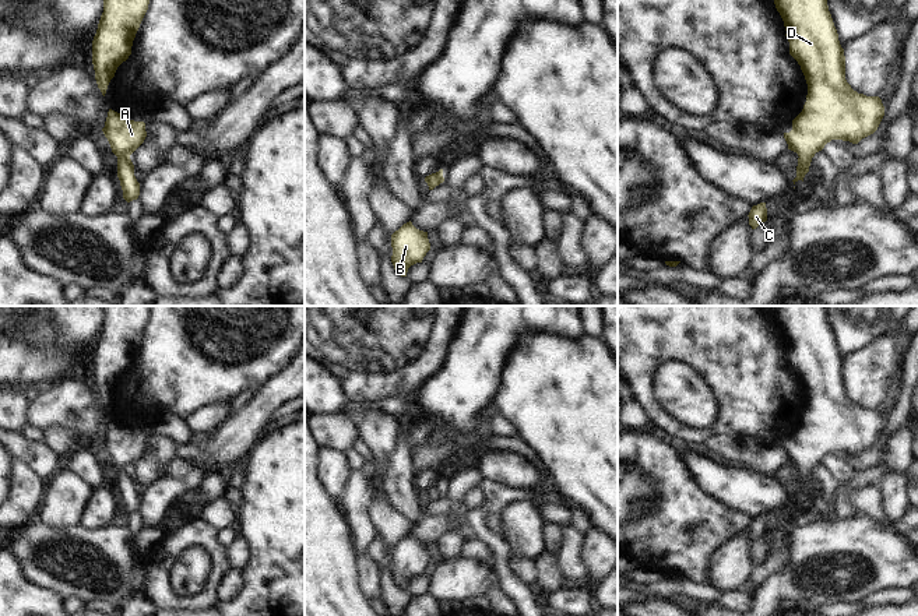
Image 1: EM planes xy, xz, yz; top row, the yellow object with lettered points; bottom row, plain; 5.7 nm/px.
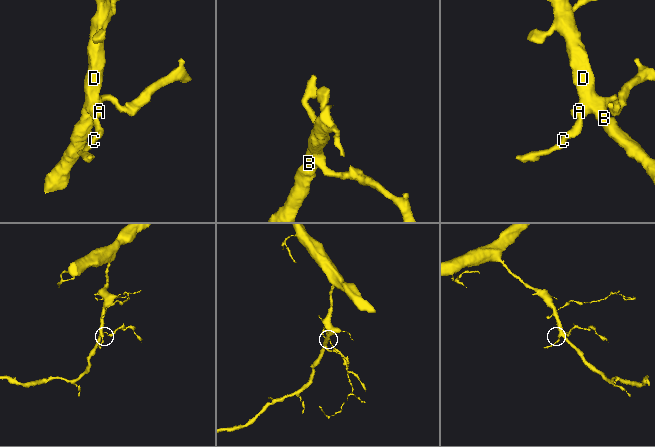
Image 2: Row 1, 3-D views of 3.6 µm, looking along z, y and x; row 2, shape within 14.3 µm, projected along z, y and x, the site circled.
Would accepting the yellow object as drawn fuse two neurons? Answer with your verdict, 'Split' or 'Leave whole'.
Leave whole.

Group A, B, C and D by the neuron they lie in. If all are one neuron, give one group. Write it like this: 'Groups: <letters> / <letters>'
Groups: A B C D.

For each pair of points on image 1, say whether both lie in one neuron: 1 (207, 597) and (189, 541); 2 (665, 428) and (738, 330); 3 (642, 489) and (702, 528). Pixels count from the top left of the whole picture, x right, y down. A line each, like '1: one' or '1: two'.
1: one
2: one
3: one

